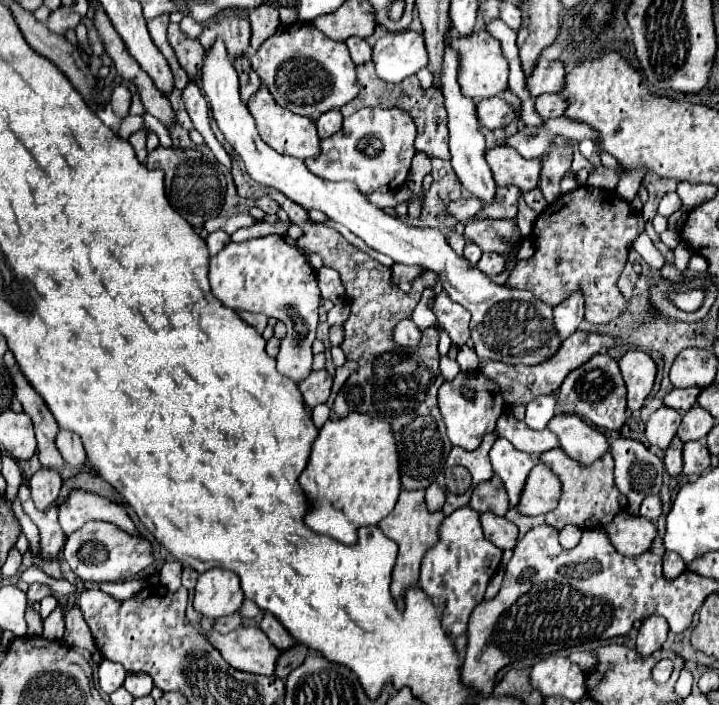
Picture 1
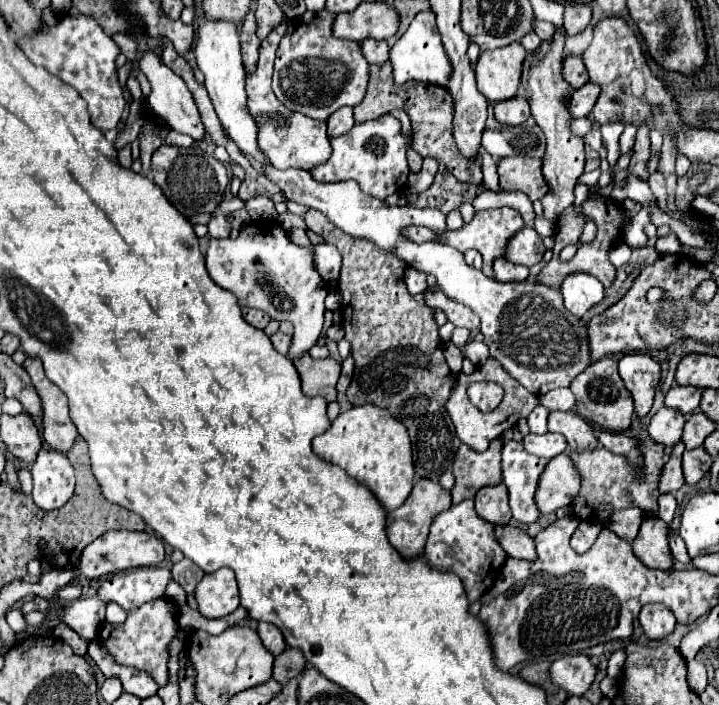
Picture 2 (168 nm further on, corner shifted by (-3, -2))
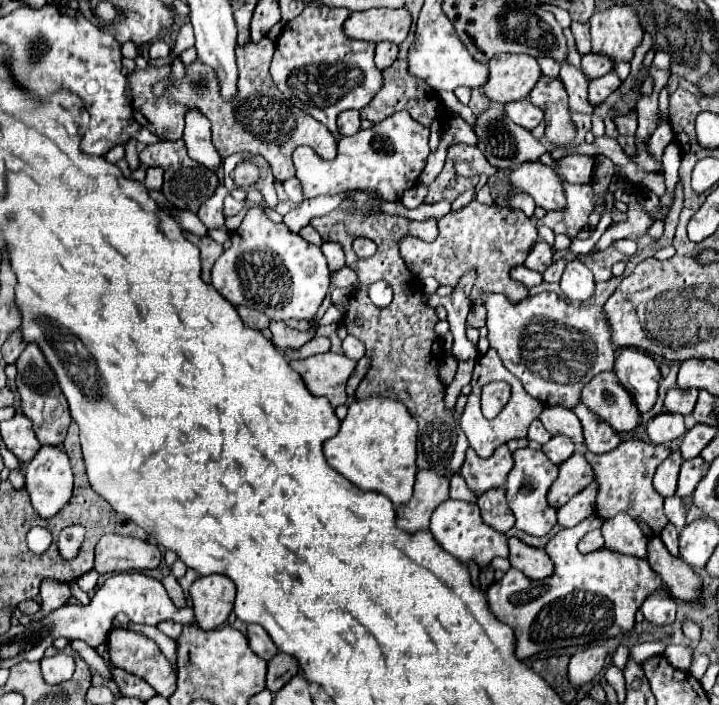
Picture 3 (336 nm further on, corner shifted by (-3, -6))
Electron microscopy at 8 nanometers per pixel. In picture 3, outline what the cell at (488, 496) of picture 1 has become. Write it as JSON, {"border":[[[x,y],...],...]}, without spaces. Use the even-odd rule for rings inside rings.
{"border":[[[494,488],[494,490],[486,490],[482,496],[478,496],[482,520],[498,532],[508,532],[514,526],[514,514],[510,512],[510,508],[506,504],[504,494],[506,494],[504,488]]]}

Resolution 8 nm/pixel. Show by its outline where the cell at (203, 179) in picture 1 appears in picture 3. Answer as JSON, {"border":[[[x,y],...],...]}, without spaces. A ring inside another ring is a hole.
{"border":[[[162,140],[158,144],[150,144],[146,148],[142,148],[140,152],[140,160],[144,162],[144,166],[160,166],[164,170],[164,186],[162,186],[162,194],[180,210],[192,212],[196,214],[198,208],[216,192],[220,180],[218,176],[208,170],[206,166],[198,164],[196,160],[192,160],[186,152],[186,144],[184,140],[176,140],[176,142],[168,142]]]}

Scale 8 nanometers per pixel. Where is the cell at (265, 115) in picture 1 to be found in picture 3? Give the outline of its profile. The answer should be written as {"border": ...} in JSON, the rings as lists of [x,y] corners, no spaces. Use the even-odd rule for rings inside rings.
{"border":[[[262,38],[258,44],[250,42],[246,44],[244,48],[238,46],[238,56],[236,56],[236,62],[238,62],[238,96],[234,96],[234,102],[230,100],[230,104],[226,104],[226,100],[222,100],[218,96],[218,88],[214,88],[214,82],[218,84],[218,80],[214,80],[214,76],[210,76],[210,68],[202,68],[202,64],[198,64],[198,60],[186,68],[186,76],[184,80],[178,80],[174,82],[172,86],[168,86],[168,90],[162,94],[162,96],[154,96],[152,94],[152,84],[158,82],[158,80],[164,80],[168,78],[170,74],[170,66],[162,66],[162,68],[144,68],[144,70],[134,70],[134,74],[130,76],[130,88],[132,88],[132,104],[136,102],[136,110],[142,112],[142,116],[152,124],[152,132],[160,138],[160,140],[178,140],[182,138],[182,130],[184,130],[184,112],[186,108],[200,108],[202,114],[208,116],[208,120],[212,122],[212,140],[214,140],[214,146],[218,150],[218,154],[222,158],[234,154],[234,152],[248,152],[252,156],[262,156],[266,158],[266,162],[270,164],[272,168],[272,174],[276,180],[284,182],[288,178],[292,178],[296,174],[296,168],[292,164],[292,152],[306,144],[310,146],[322,160],[334,160],[336,156],[336,138],[334,134],[328,132],[328,128],[314,120],[310,114],[304,114],[302,110],[294,108],[284,96],[282,92],[278,92],[278,88],[274,86],[272,82],[272,76],[268,72],[270,68],[270,60],[272,60],[272,54],[274,54],[274,42],[270,38]],[[198,78],[206,78],[206,82],[202,82],[200,86],[196,86],[196,80]]]}

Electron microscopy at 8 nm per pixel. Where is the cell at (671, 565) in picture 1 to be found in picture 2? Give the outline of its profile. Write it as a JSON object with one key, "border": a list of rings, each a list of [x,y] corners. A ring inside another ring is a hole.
{"border":[[[670,532],[670,534],[668,534],[668,542],[670,542],[672,556],[674,556],[678,562],[688,564],[688,562],[690,562],[690,556],[688,556],[688,552],[686,552],[686,544],[684,544],[684,540],[682,540],[678,534]]]}

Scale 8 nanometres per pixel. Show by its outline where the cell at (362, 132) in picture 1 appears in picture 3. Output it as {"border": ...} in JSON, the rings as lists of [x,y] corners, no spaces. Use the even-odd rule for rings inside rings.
{"border":[[[406,110],[388,116],[368,130],[358,130],[354,136],[338,140],[338,156],[332,162],[318,160],[318,154],[310,146],[298,146],[294,150],[296,176],[302,182],[306,198],[336,196],[346,190],[368,190],[380,194],[384,200],[400,200],[404,190],[418,182],[426,158],[430,130],[418,124]]]}

